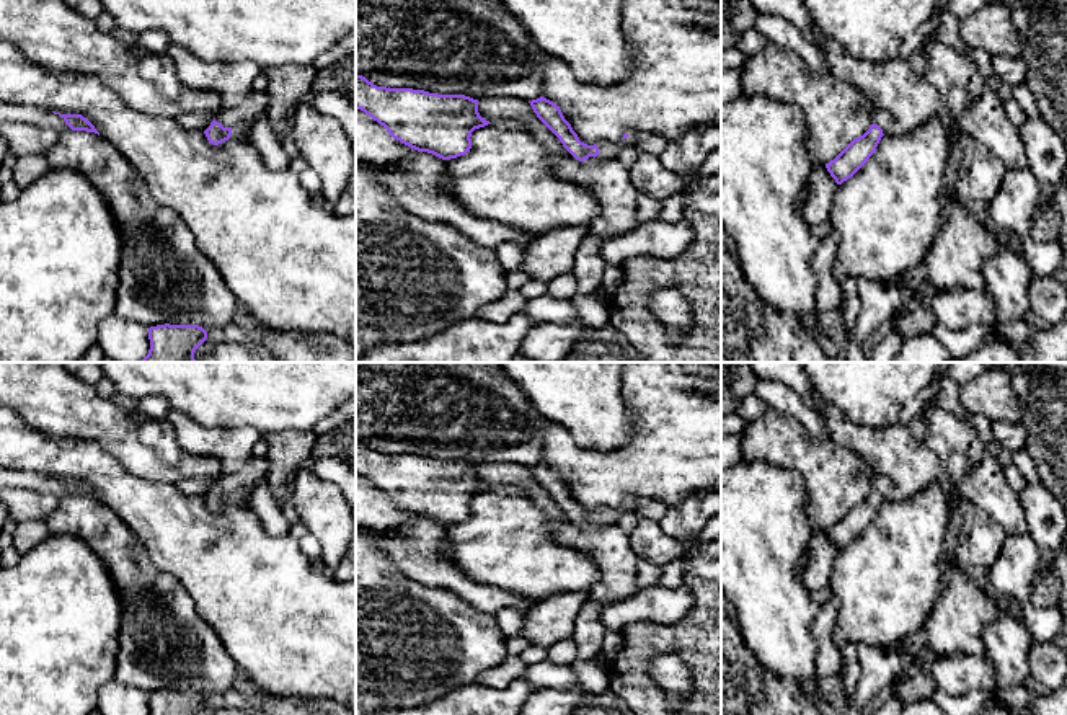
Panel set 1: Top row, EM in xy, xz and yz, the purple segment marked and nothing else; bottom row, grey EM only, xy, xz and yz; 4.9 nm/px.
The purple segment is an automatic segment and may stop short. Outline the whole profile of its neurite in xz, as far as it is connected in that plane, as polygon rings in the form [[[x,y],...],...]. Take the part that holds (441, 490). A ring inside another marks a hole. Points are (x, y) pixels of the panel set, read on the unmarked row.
[[[356,439],[356,475],[364,477],[401,509],[442,526],[457,524],[472,514],[472,498],[491,490],[478,478],[478,465],[465,460],[439,460],[413,454],[377,452]]]

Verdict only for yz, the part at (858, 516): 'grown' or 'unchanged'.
grown

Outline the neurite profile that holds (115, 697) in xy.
[[[113,679],[100,687],[96,710],[101,715],[150,715],[148,692]]]

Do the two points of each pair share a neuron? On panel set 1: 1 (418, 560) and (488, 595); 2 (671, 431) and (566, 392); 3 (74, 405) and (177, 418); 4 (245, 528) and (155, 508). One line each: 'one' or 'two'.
1: one
2: two
3: two
4: one

